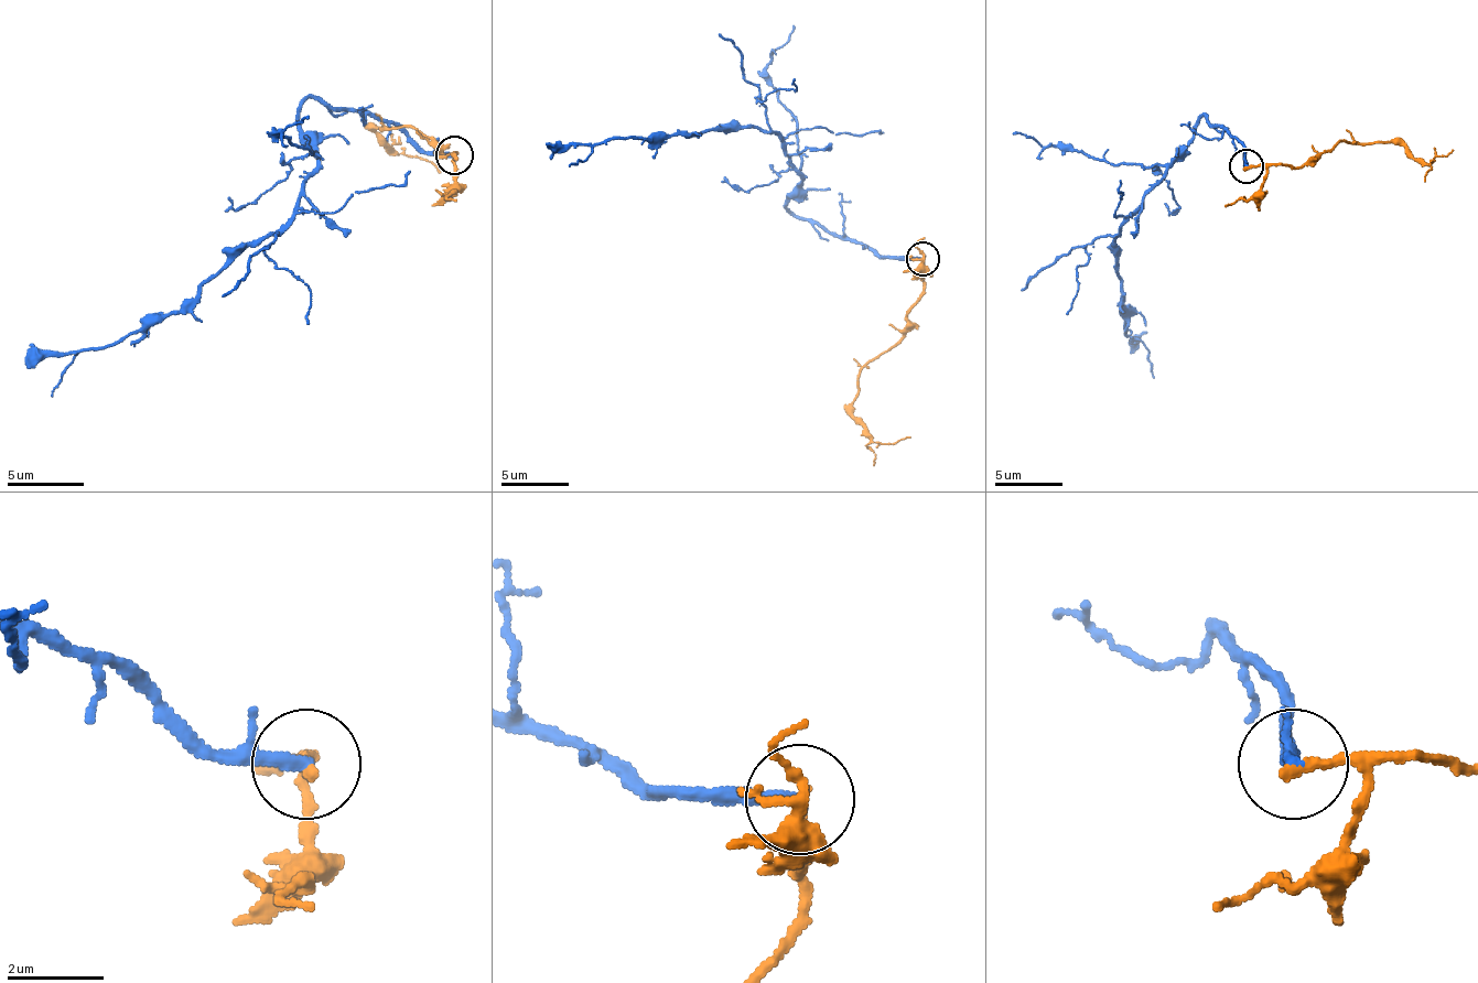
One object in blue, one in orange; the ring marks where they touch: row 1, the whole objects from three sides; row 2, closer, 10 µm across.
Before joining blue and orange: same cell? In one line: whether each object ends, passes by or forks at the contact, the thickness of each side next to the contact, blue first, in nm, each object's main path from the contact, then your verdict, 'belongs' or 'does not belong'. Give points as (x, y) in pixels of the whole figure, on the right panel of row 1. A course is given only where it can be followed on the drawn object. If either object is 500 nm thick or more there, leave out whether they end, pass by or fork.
blue ends there; orange ends there; 260 nm thick on the blue side, 280 nm on the other; blue runs (1247, 168), (1243, 147), (1204, 117), (1183, 153), (1119, 227), (1115, 245), (1126, 335), (1150, 352), (1153, 379); orange runs (1247, 168), (1297, 168), (1318, 157), (1338, 140), (1402, 143), (1432, 168), (1425, 181); does not belong

